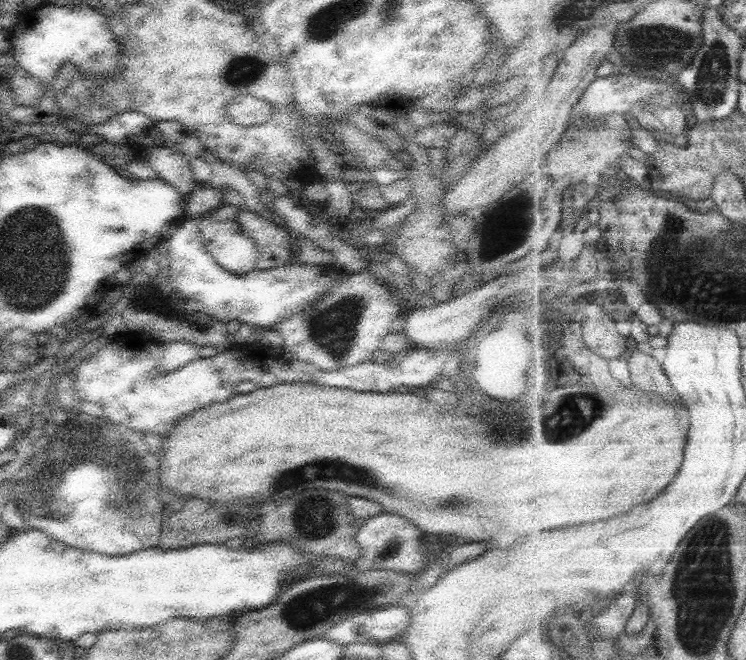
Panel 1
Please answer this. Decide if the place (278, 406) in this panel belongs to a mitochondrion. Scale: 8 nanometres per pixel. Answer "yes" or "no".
no

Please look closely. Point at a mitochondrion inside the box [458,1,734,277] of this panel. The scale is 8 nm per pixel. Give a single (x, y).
(713, 79)

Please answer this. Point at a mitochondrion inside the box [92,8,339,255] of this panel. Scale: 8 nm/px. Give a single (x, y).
(246, 69)

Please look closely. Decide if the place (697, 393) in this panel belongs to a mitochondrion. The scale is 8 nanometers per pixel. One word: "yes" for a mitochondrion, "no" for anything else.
no

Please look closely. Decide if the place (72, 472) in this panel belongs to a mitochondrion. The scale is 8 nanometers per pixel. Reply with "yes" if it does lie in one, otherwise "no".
yes

